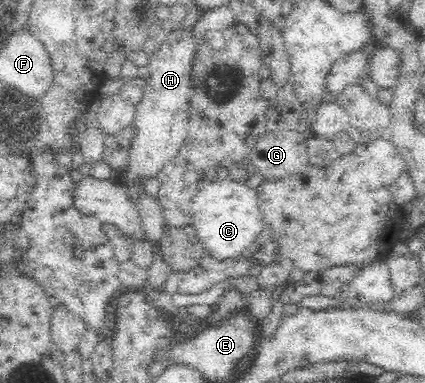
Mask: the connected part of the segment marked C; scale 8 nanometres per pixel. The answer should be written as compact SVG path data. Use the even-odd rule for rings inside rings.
M230 178L212 183L201 183L198 193L193 197L191 225L196 238L215 261L233 260L248 246L255 243L265 221L260 209L258 194L241 181Z

